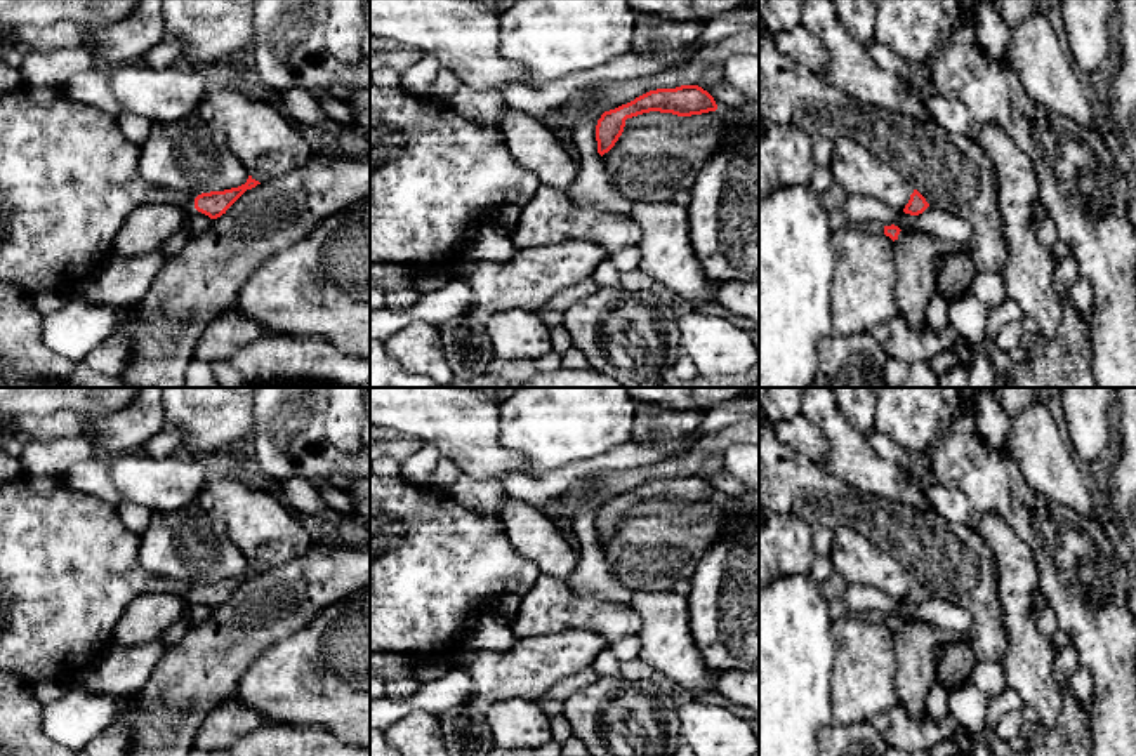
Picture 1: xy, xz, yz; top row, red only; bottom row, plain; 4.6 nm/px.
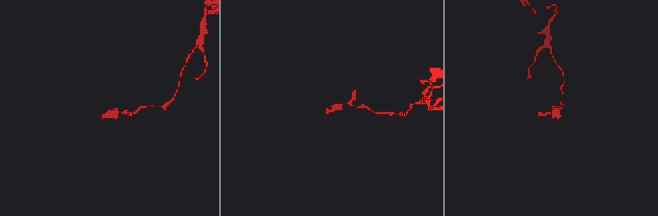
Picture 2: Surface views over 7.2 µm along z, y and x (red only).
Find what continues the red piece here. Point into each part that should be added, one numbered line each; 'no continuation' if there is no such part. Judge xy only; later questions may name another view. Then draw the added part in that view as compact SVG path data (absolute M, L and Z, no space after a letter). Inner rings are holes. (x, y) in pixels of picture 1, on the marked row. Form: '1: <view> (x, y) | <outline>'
1: xy (145, 230) | M148 203L134 210L113 240L113 254L123 257L158 252L165 240L184 228L195 205Z

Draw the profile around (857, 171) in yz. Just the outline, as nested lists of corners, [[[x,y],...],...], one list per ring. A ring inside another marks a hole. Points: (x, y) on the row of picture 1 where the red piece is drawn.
[[[848,137],[834,143],[830,170],[846,195],[872,196],[891,209],[903,210],[914,193],[898,170]]]

